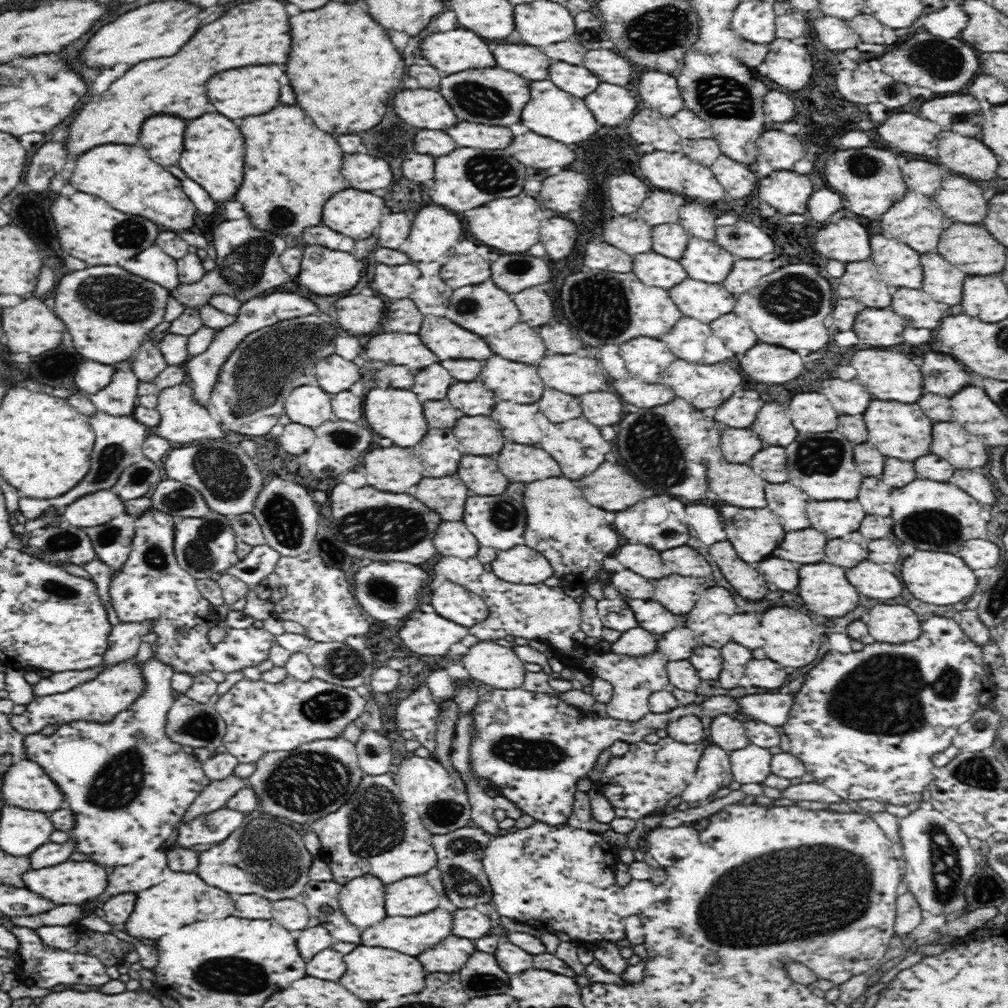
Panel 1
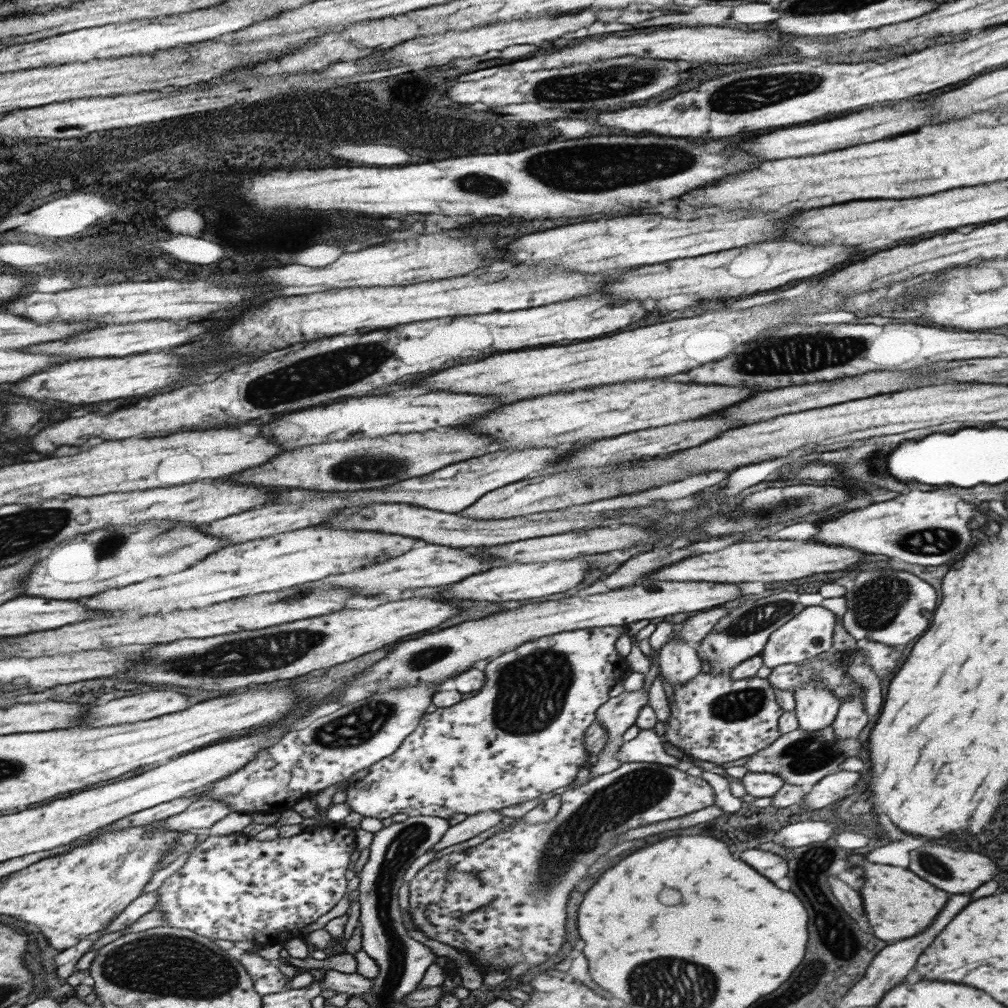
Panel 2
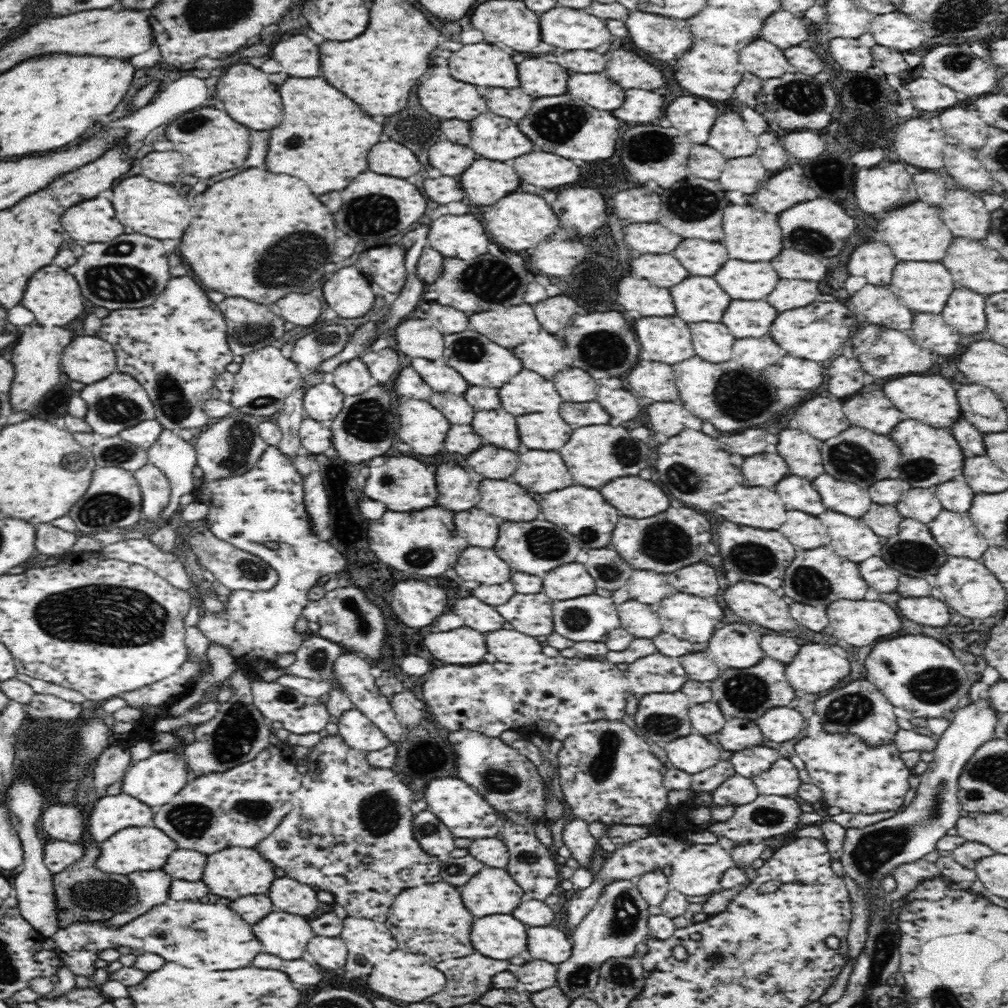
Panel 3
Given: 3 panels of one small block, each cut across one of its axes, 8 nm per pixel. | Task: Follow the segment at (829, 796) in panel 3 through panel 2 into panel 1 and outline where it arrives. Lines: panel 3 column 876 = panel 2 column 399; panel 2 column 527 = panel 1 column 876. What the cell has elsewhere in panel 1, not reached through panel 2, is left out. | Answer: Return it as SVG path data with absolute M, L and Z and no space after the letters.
M930 614L926 620L920 618L920 634L918 638L901 643L883 643L874 641L865 644L861 650L846 652L828 652L812 670L803 674L802 688L793 694L794 702L790 706L788 718L781 726L790 739L790 753L797 756L806 767L806 772L815 777L817 783L823 784L847 802L855 804L861 798L870 798L876 802L906 806L905 803L921 803L921 794L927 789L932 780L932 769L935 767L930 760L931 754L942 752L952 746L952 739L956 736L957 728L968 720L977 711L982 710L992 702L996 694L996 687L990 681L992 670L984 664L984 651L980 643L976 643L955 618Z

